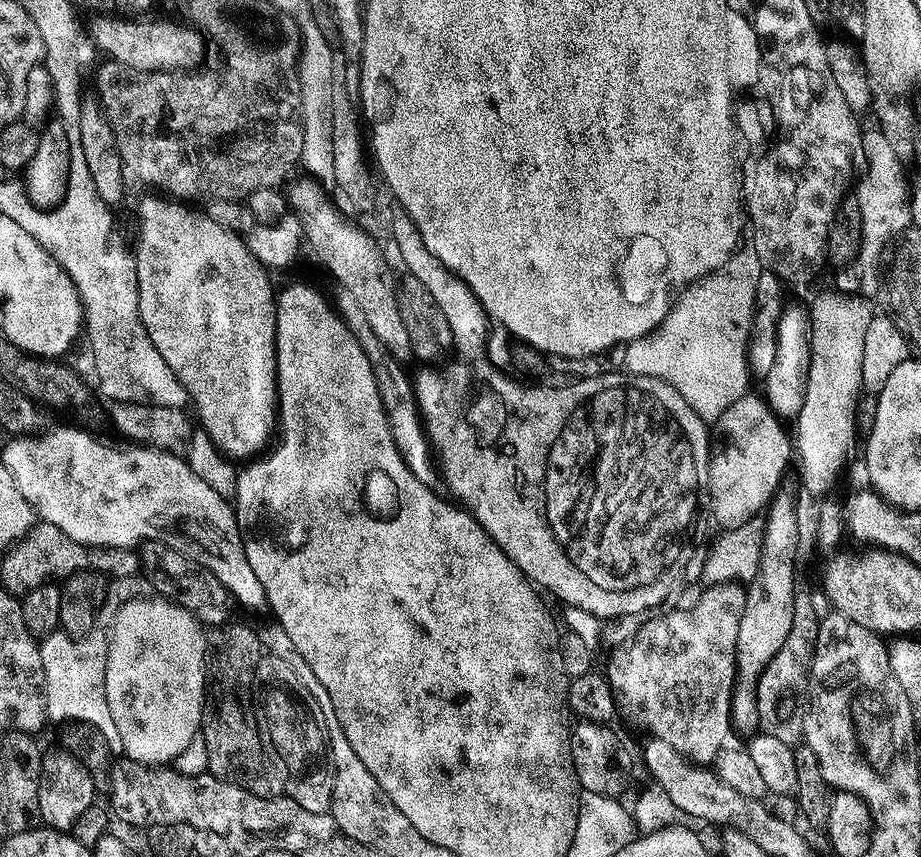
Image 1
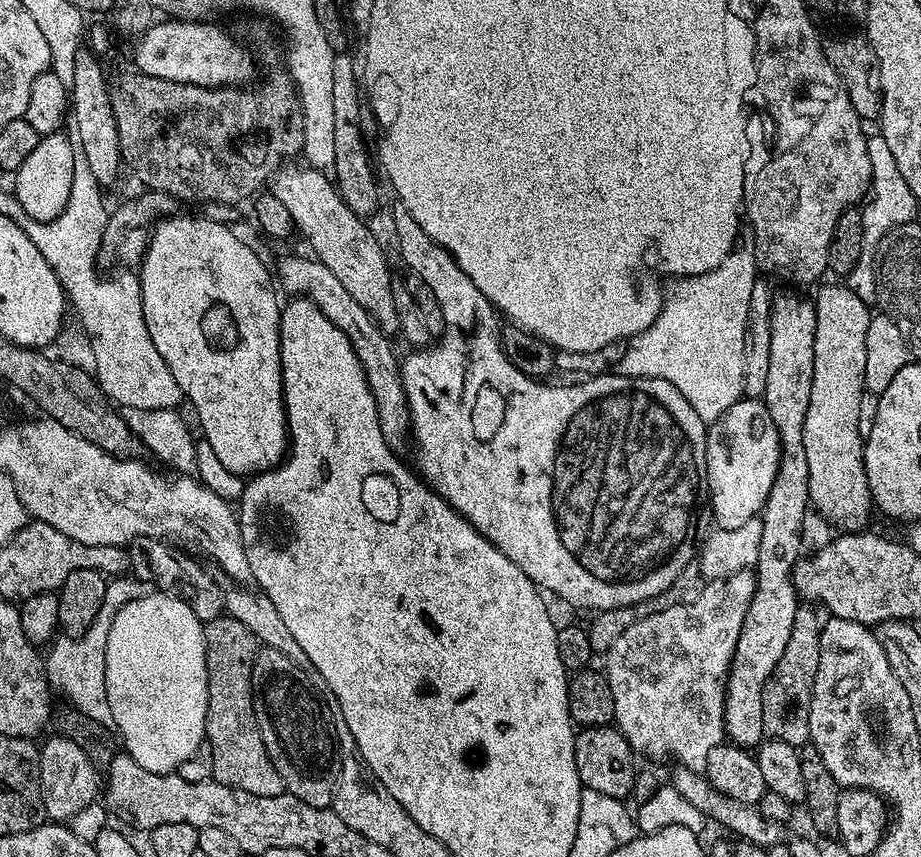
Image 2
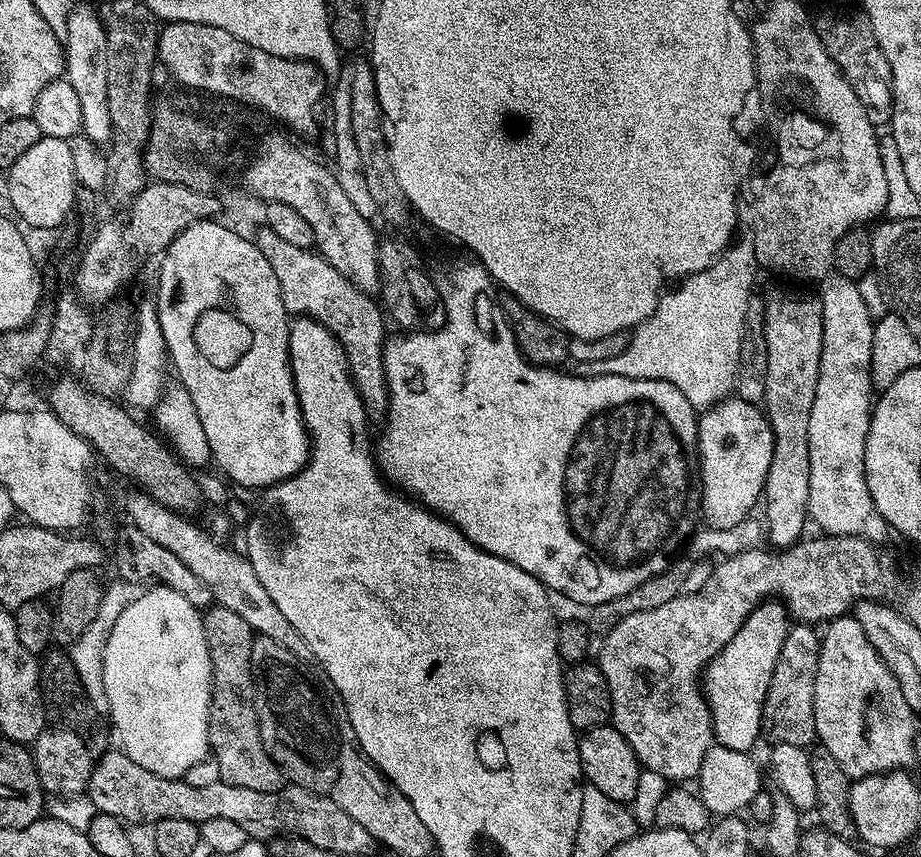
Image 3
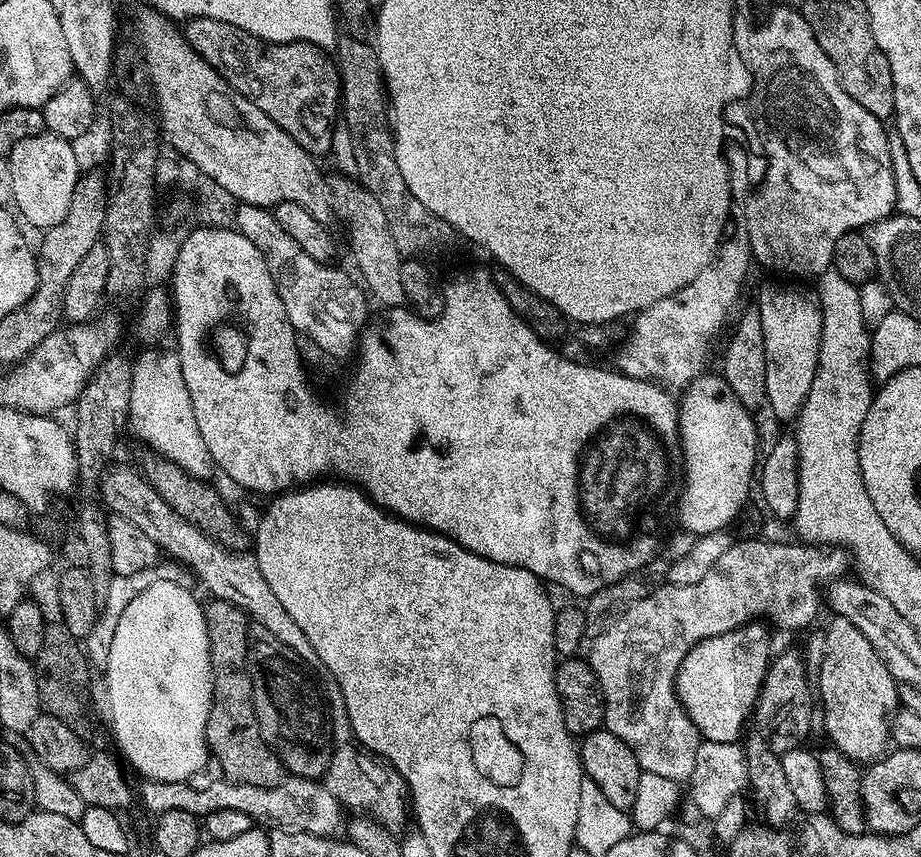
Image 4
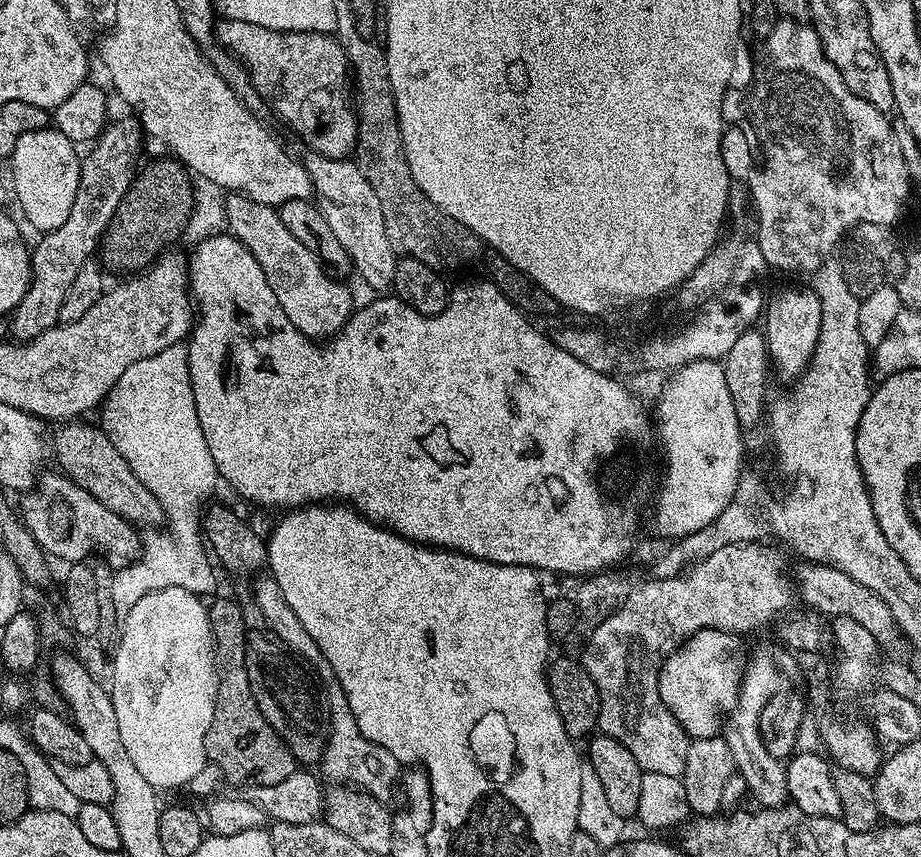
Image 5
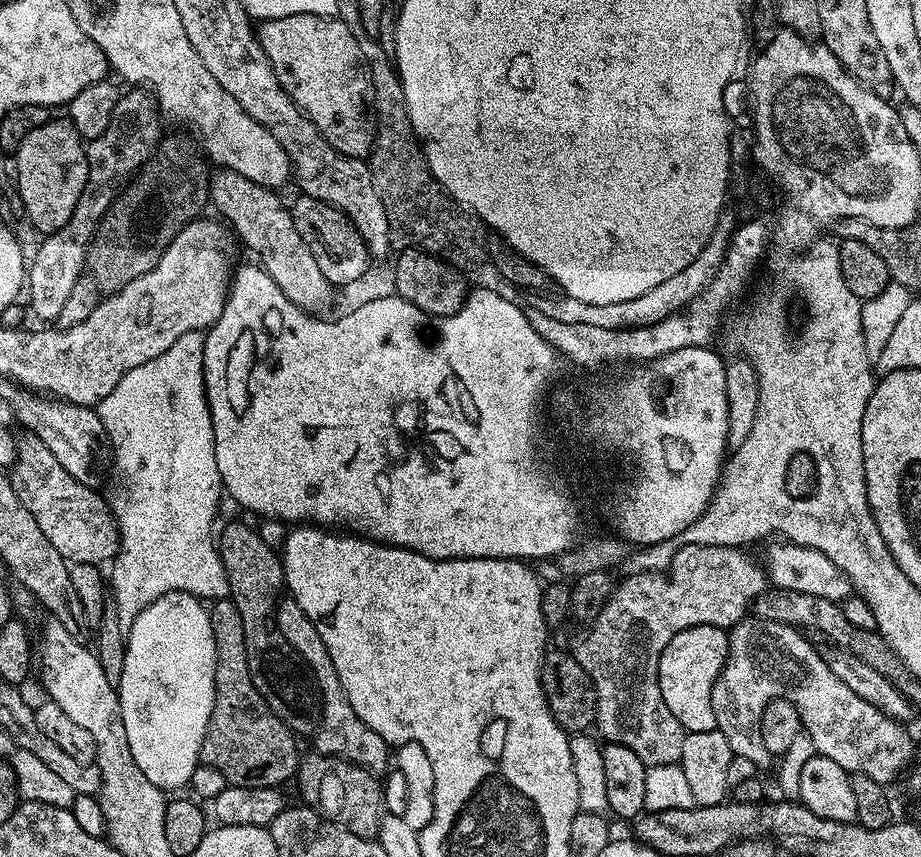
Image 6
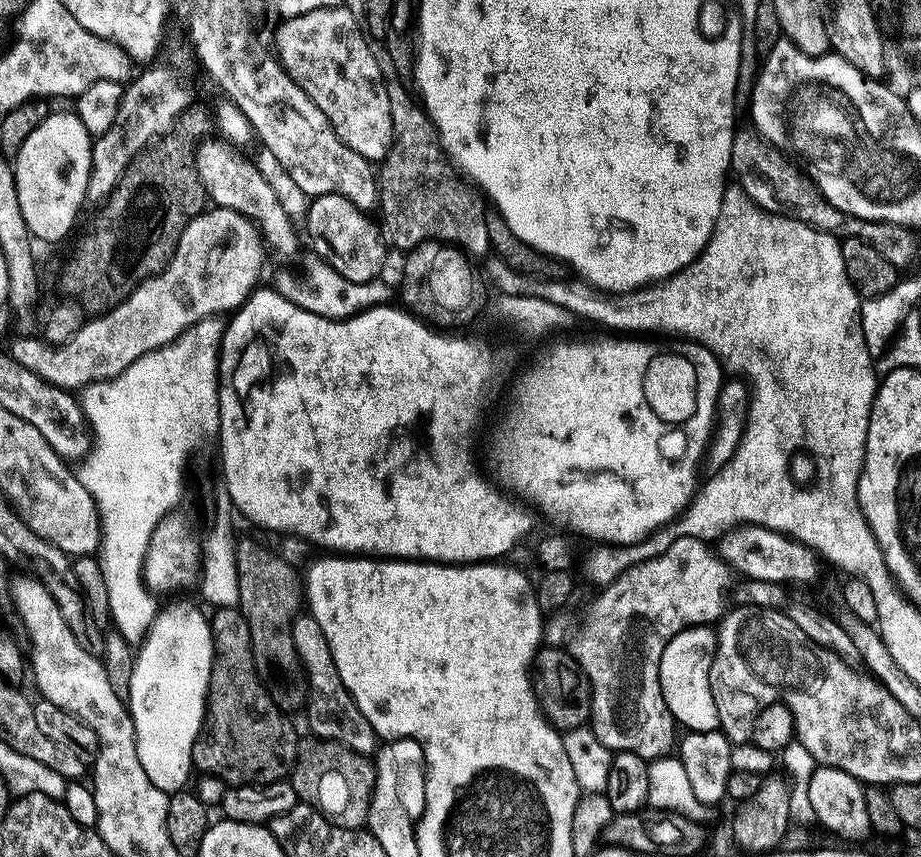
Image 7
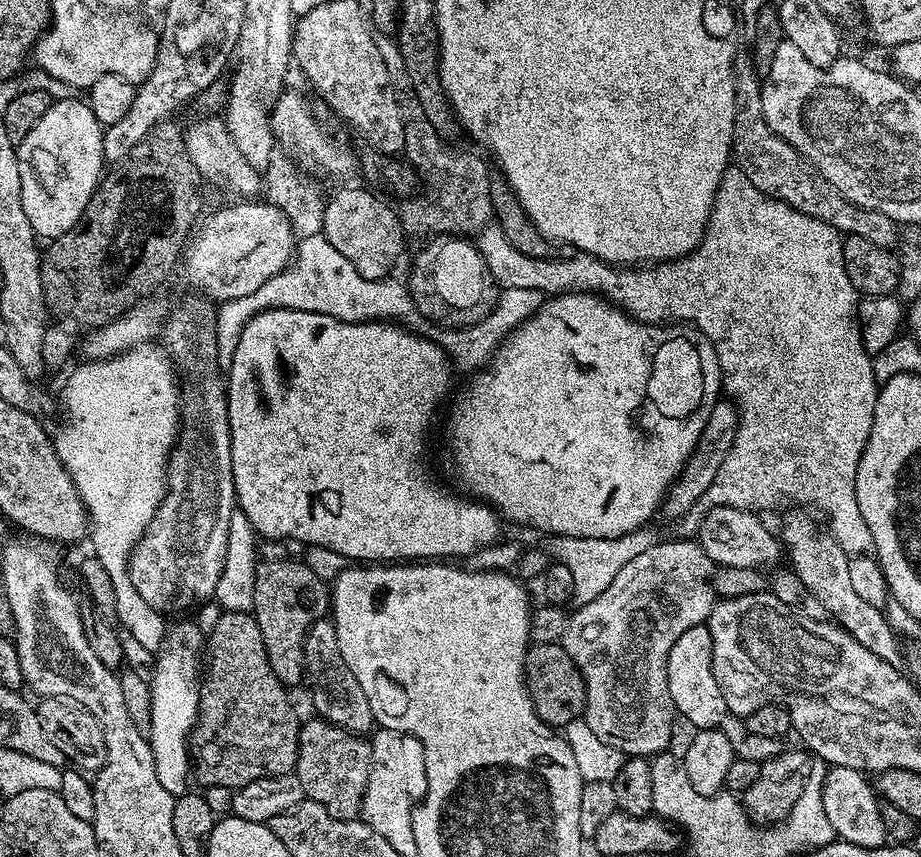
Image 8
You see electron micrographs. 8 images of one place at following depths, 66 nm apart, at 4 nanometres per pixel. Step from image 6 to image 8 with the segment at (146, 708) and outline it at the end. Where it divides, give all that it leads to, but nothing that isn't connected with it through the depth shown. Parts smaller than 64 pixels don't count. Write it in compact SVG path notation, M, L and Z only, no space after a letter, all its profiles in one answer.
M184 620L167 629L166 639L159 649L156 660L156 673L150 676L152 691L152 720L146 729L147 739L152 745L154 754L154 774L158 774L158 782L170 790L174 797L182 796L190 788L190 737L196 724L196 713L200 710L200 684L196 667L202 664L202 645L205 643L205 633L200 631L199 623Z

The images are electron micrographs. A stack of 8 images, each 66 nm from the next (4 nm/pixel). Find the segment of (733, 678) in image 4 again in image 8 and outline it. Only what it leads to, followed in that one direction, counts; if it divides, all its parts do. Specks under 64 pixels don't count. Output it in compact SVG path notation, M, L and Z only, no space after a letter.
M707 623L694 626L670 646L668 655L668 685L670 698L674 702L677 713L684 716L693 725L693 729L720 728L730 713L726 706L726 698L714 678L712 669L712 639Z

